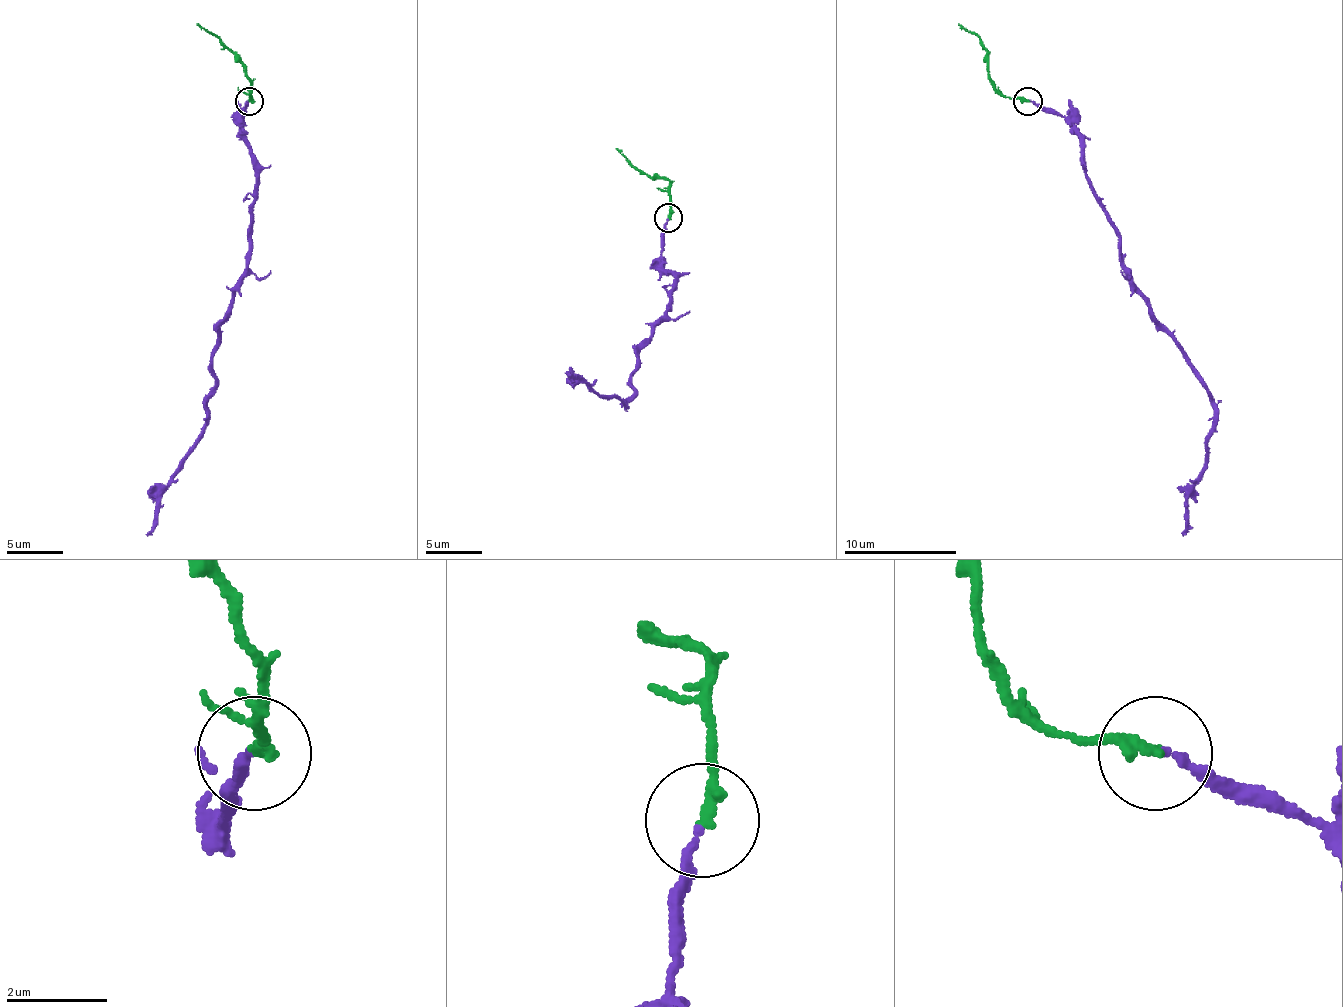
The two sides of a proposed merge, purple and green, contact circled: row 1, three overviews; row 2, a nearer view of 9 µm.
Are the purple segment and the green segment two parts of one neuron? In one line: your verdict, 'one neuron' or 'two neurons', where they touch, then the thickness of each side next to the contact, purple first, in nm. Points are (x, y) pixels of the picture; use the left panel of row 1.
one neuron; place (249, 101); calibres 140 and 200 nm

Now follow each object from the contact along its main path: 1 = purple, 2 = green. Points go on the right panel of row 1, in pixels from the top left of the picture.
1: (1028, 100), (1054, 109), (1079, 137), (1085, 177), (1118, 236), (1130, 287), (1214, 405), (1183, 535)
2: (1028, 100), (1006, 98), (991, 81), (989, 50), (958, 24)

